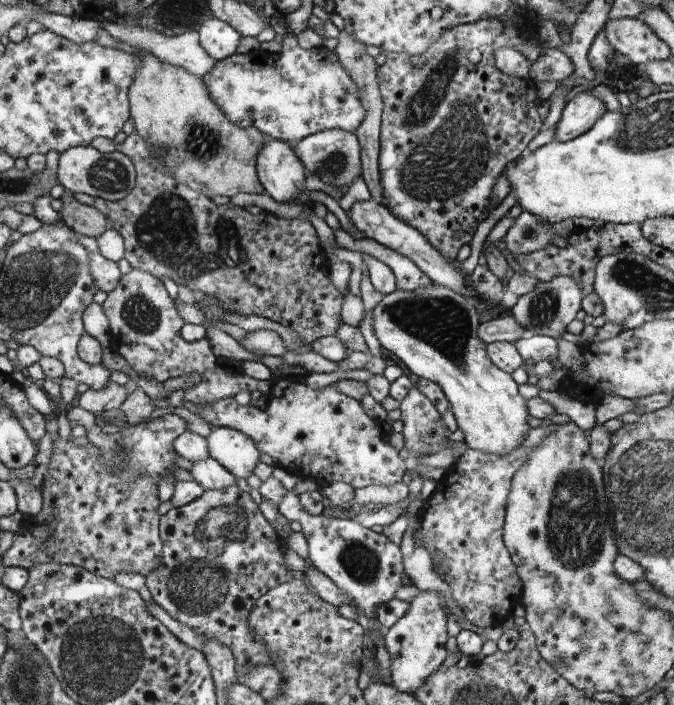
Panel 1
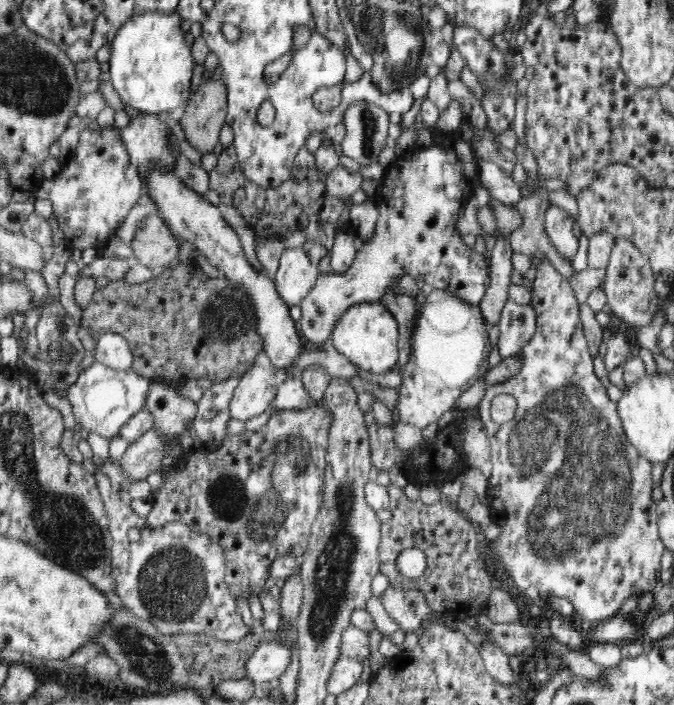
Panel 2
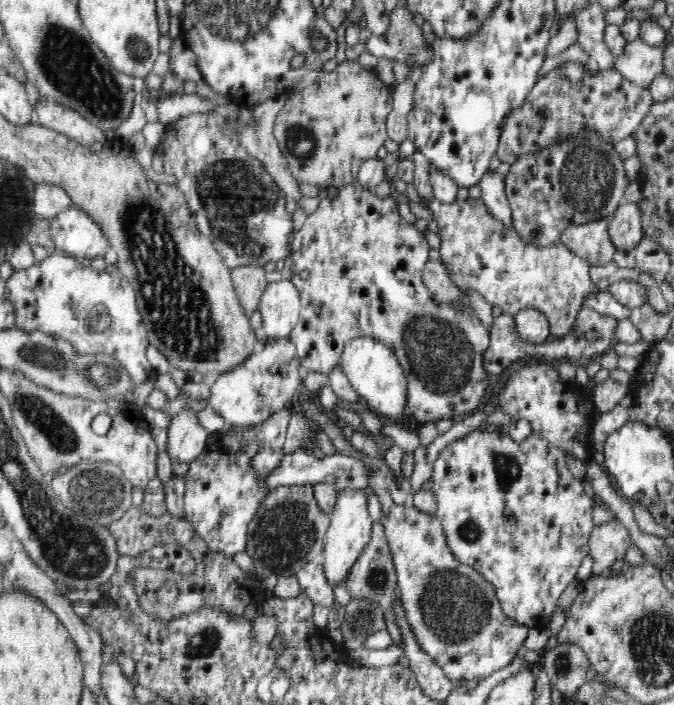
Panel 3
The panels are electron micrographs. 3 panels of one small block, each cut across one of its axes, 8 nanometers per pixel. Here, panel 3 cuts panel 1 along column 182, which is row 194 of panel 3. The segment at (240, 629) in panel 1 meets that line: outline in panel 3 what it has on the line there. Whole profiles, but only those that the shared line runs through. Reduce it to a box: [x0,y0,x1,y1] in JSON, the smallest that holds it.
[505,132,628,247]

